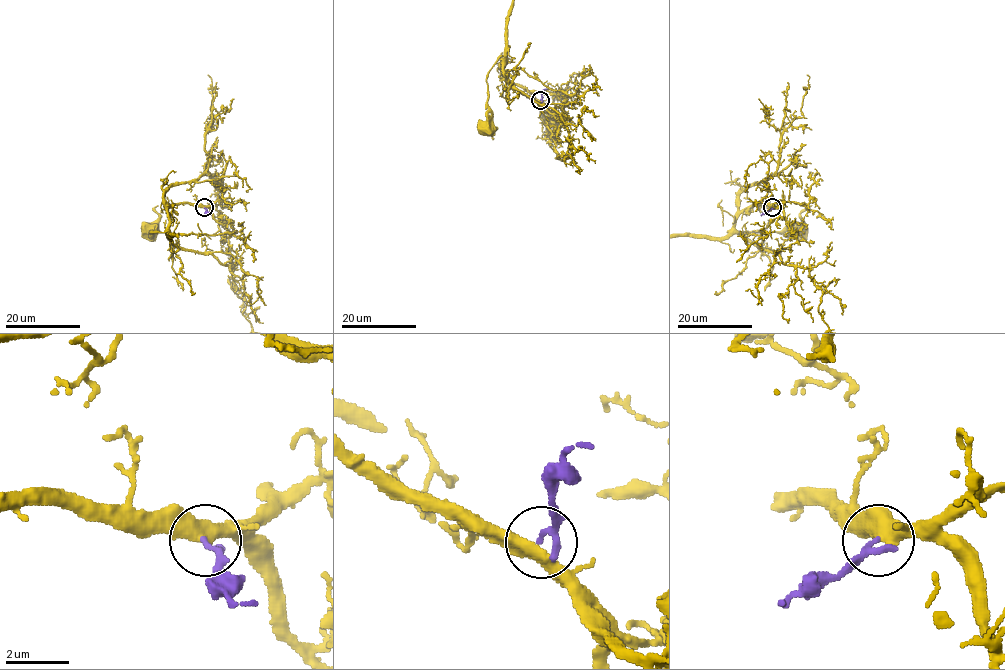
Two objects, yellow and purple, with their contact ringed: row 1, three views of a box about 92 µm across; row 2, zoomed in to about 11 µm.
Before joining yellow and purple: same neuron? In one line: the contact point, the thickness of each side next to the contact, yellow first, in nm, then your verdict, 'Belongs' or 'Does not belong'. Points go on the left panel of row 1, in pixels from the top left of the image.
Place: (204, 207). Thickness 460 nm (yellow) against 220 nm. Does not belong

